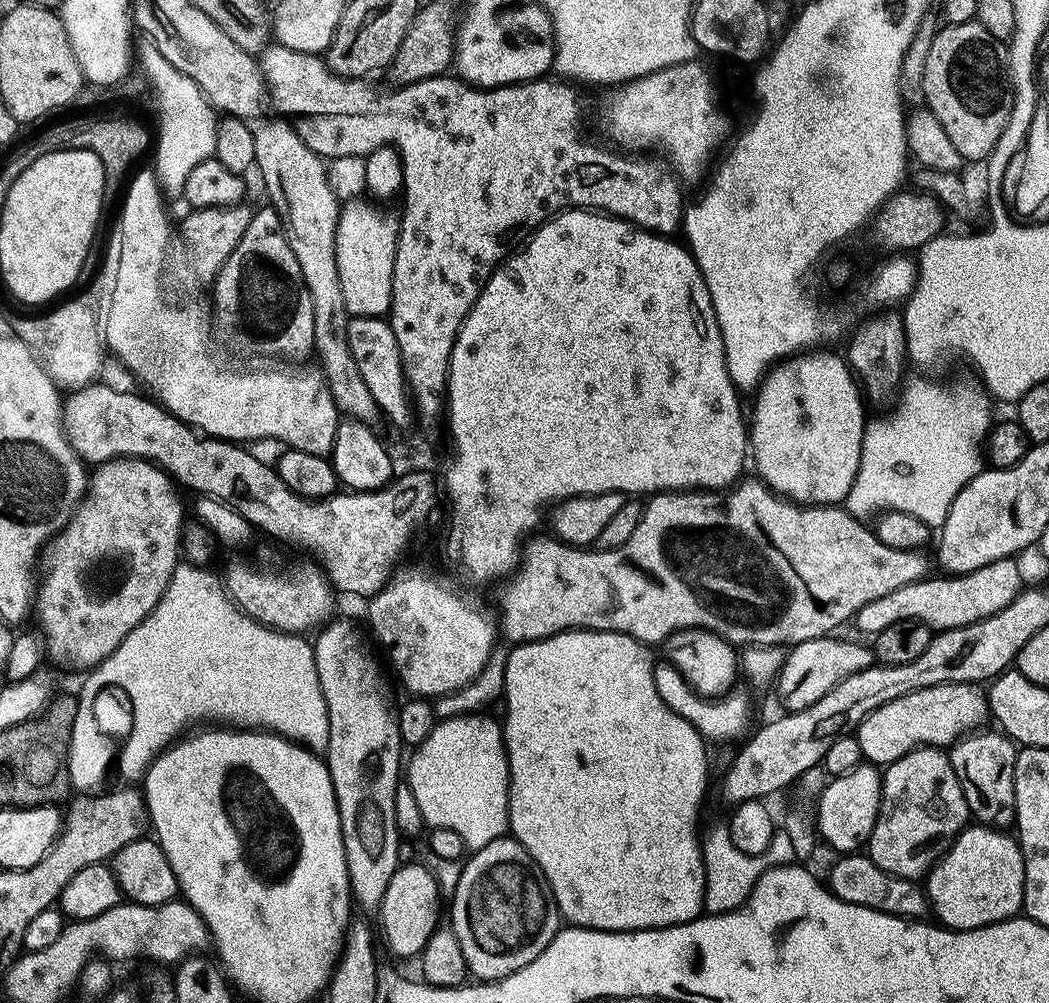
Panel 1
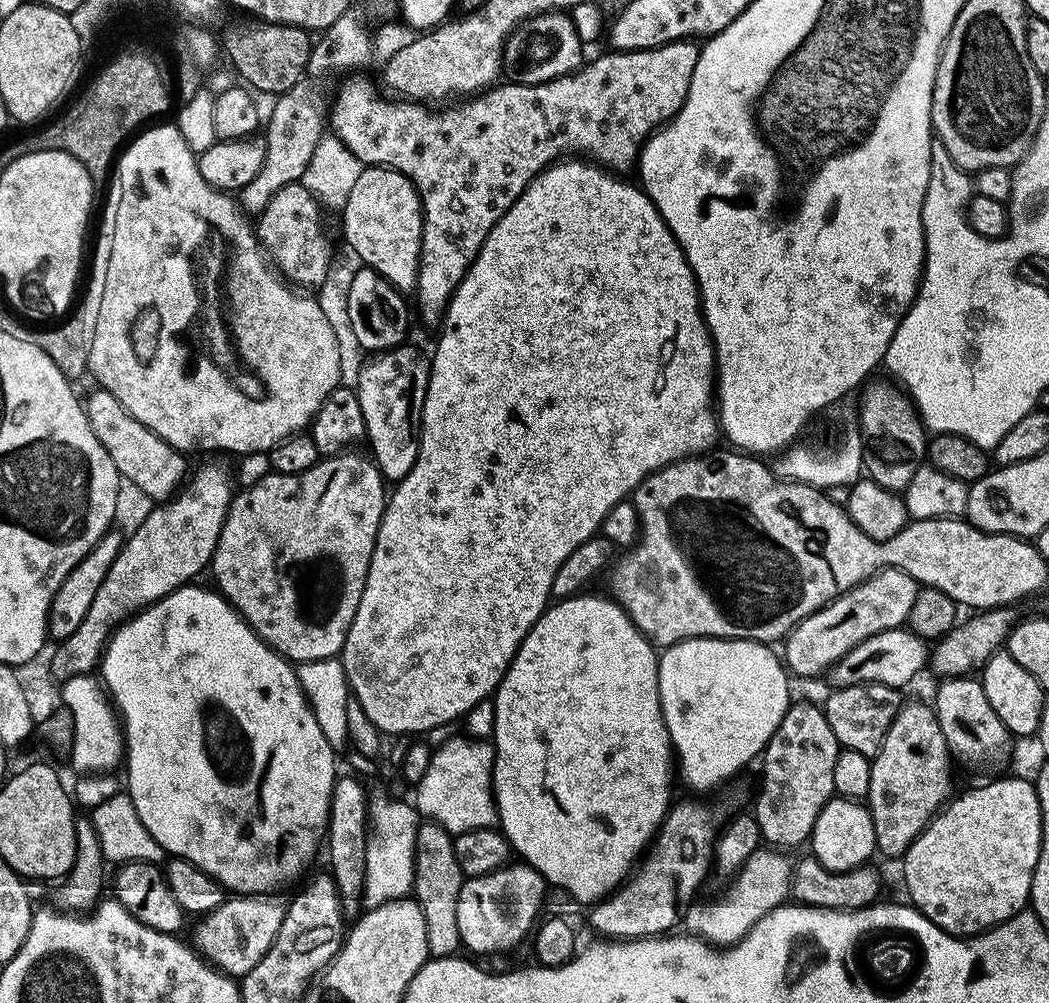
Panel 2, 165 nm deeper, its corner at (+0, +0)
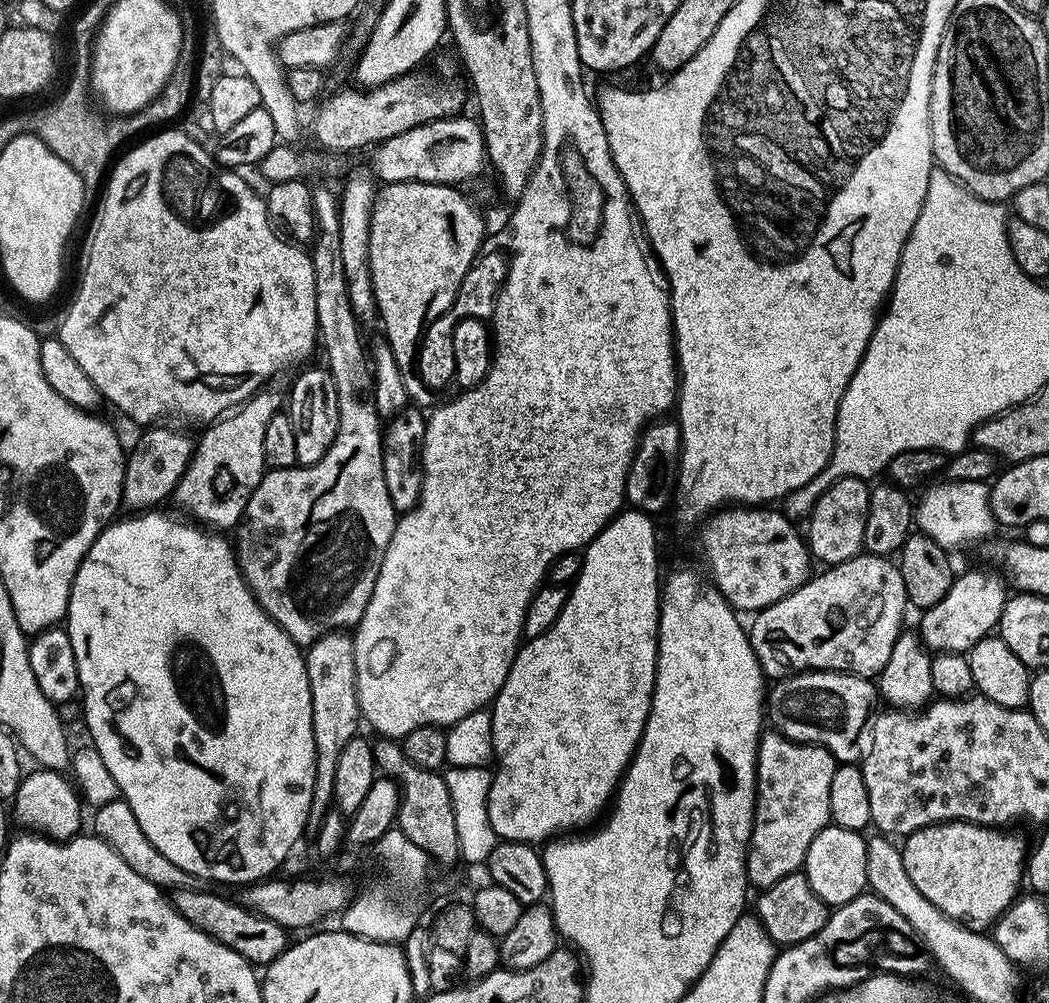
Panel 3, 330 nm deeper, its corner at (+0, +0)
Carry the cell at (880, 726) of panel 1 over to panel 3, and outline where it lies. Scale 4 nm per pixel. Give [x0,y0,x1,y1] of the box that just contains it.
[766,670,878,764]

